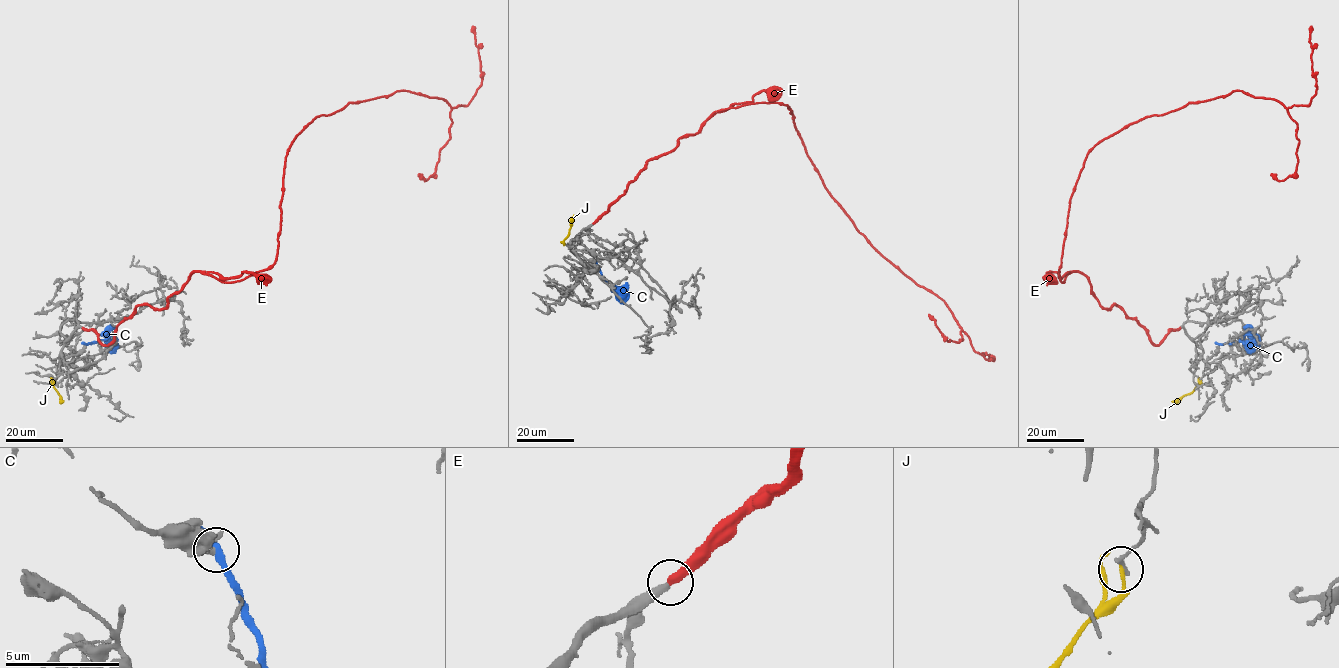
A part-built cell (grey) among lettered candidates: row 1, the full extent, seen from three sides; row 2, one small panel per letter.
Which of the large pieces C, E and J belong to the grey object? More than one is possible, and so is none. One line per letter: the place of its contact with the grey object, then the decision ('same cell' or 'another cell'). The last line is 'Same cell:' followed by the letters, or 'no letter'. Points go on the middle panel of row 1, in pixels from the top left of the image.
C: contact (596, 262); another cell
E: contact (593, 224); same cell
J: contact (564, 244); another cell
Same cell: E

